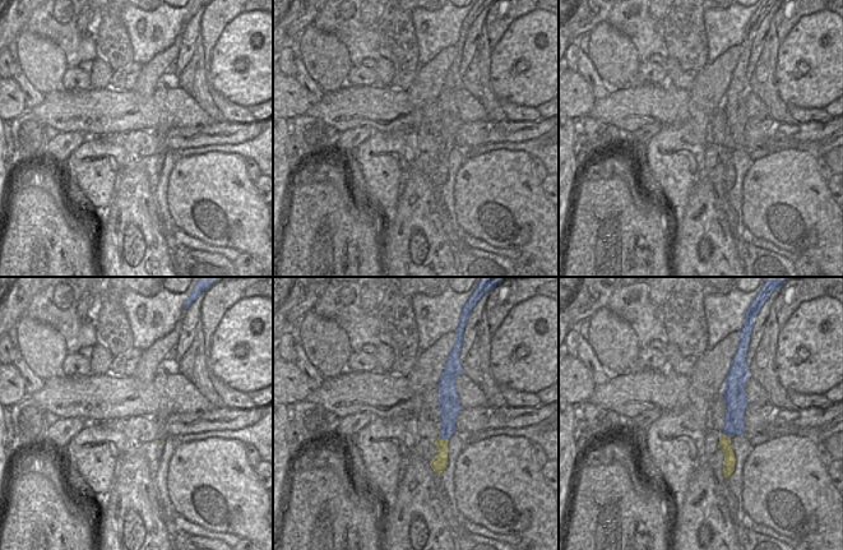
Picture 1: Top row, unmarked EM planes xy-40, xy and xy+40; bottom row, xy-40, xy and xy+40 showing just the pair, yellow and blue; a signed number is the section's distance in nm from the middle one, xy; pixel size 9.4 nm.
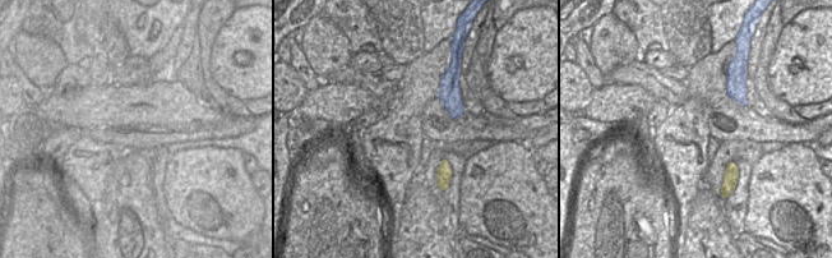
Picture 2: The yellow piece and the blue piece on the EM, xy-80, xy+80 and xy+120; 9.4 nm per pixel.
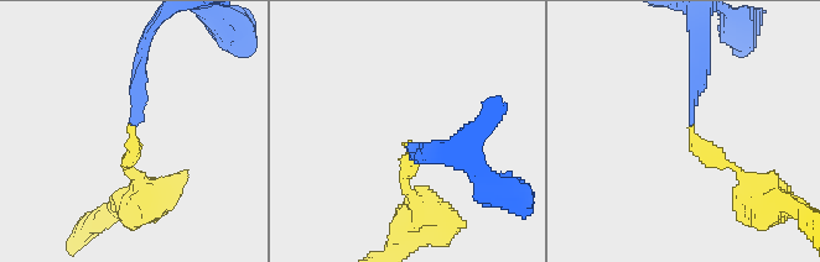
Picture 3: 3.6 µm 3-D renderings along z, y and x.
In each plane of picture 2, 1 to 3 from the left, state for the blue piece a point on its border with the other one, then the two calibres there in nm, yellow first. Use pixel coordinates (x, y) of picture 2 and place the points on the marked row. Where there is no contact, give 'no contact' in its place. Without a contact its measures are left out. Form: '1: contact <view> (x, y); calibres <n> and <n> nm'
1: no contact
2: no contact
3: no contact

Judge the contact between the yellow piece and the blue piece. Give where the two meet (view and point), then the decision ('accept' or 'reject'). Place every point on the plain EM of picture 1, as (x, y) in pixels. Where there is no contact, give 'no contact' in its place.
contact xy+40 (727, 151); accept

